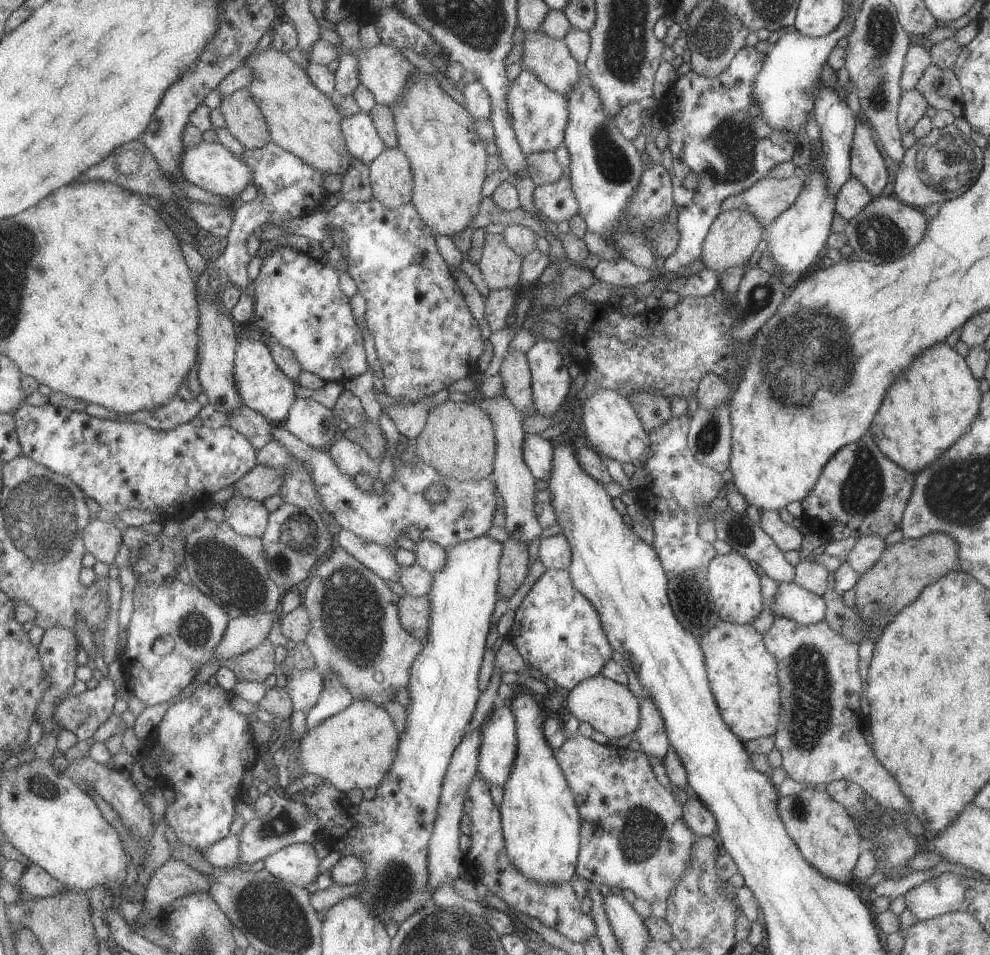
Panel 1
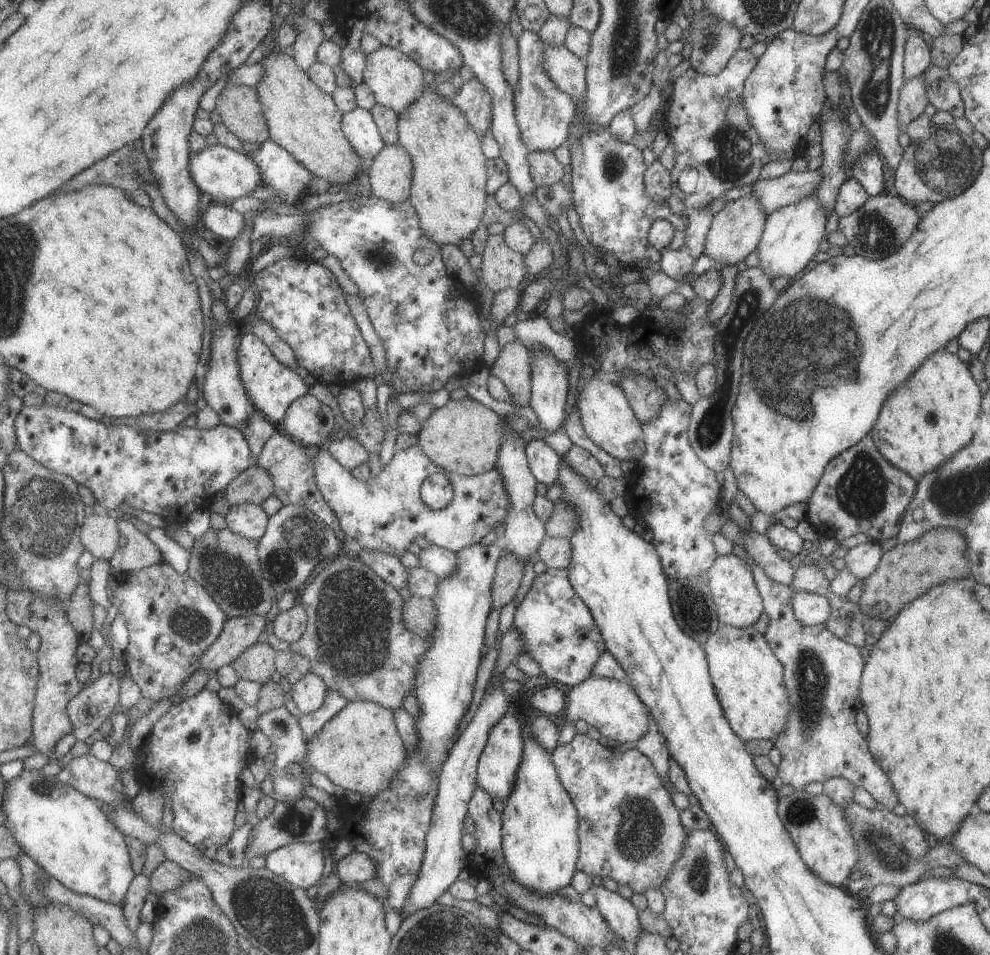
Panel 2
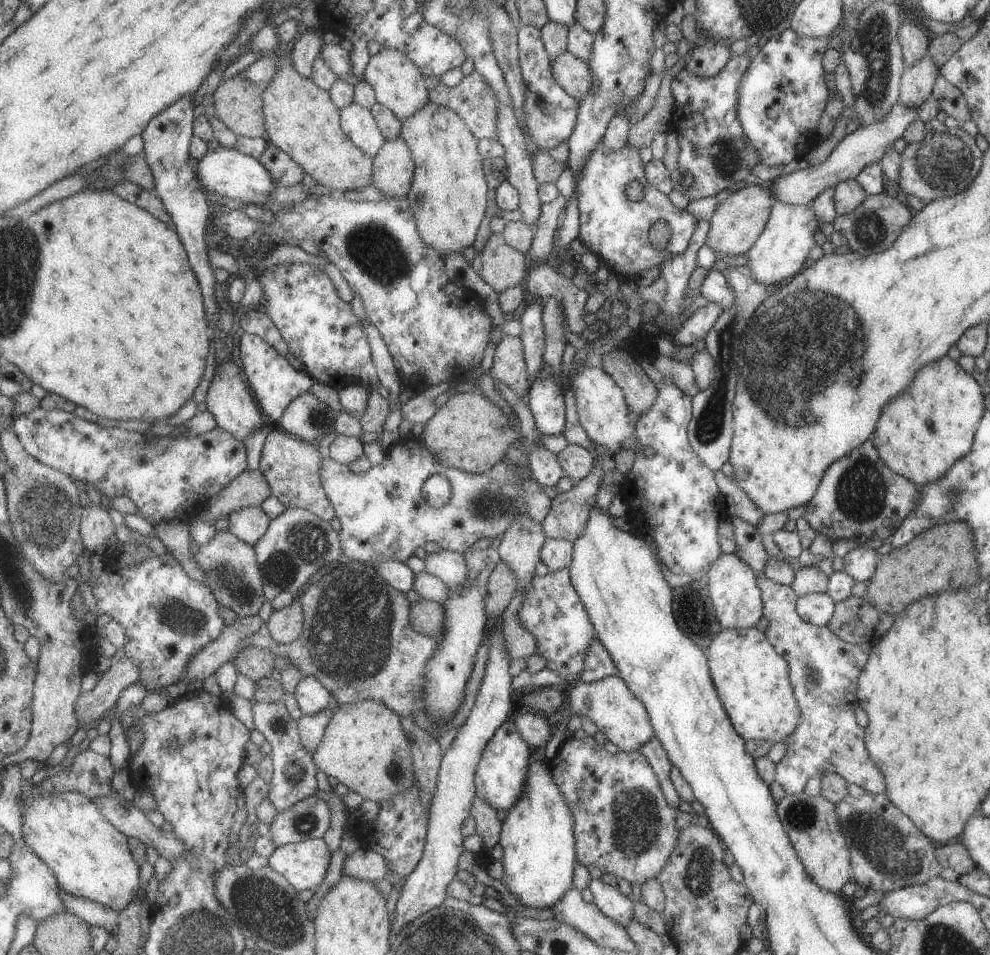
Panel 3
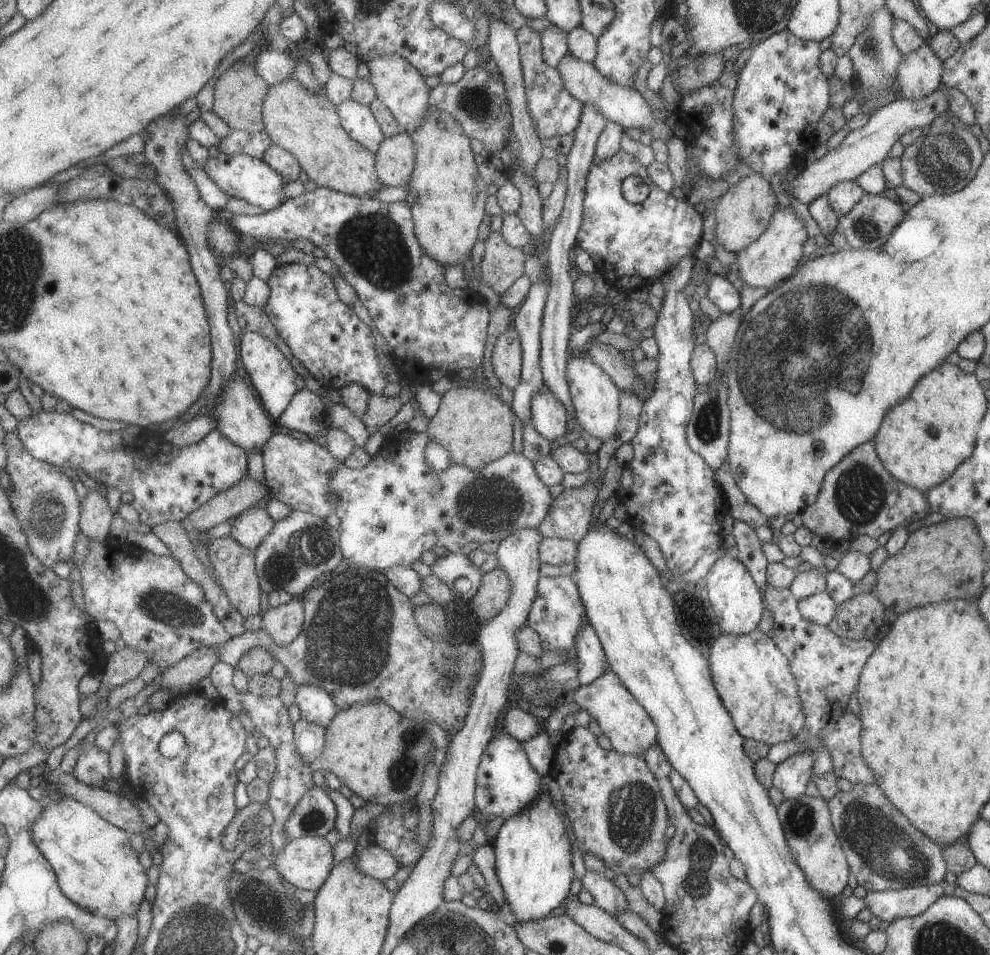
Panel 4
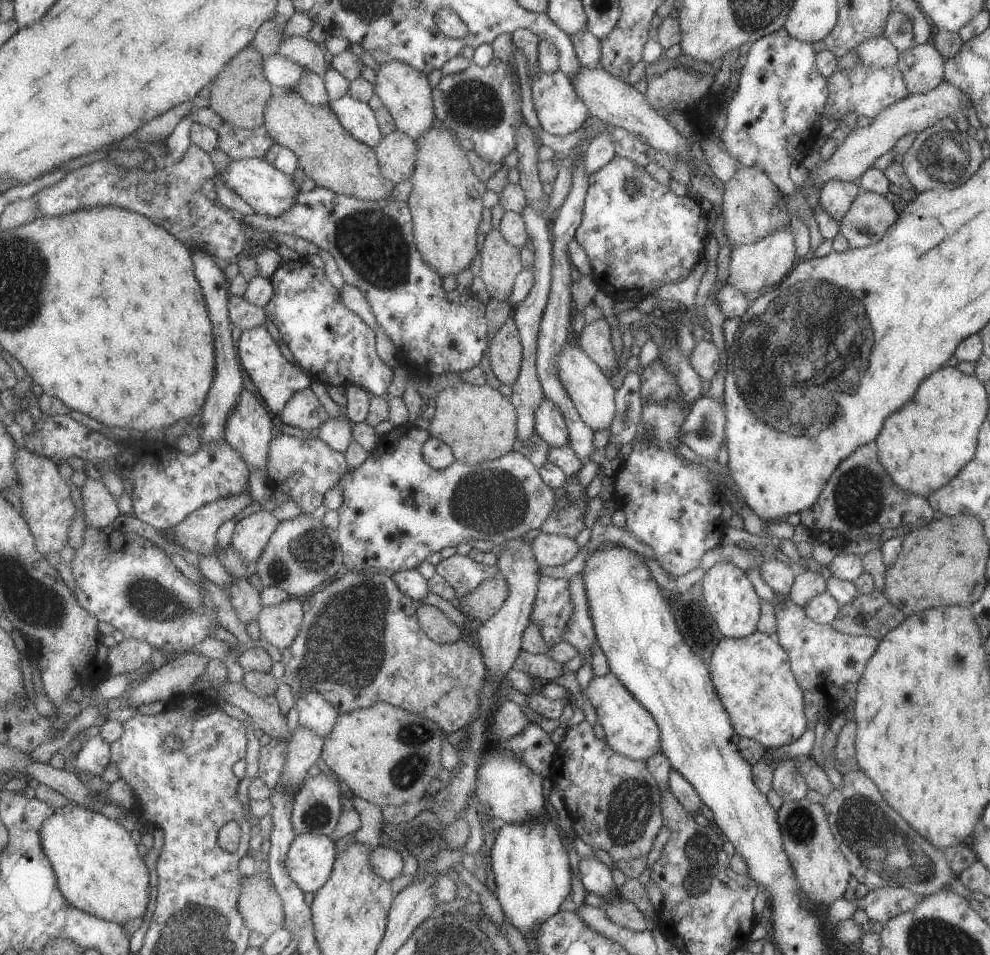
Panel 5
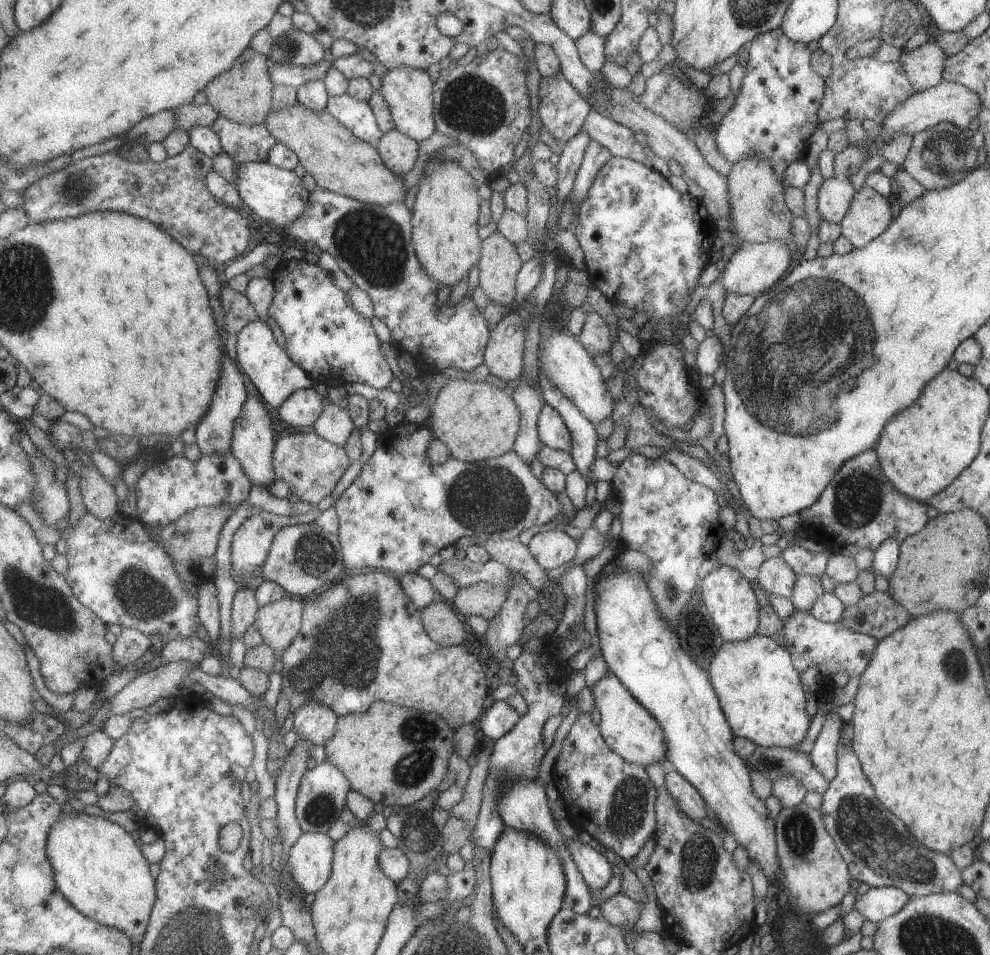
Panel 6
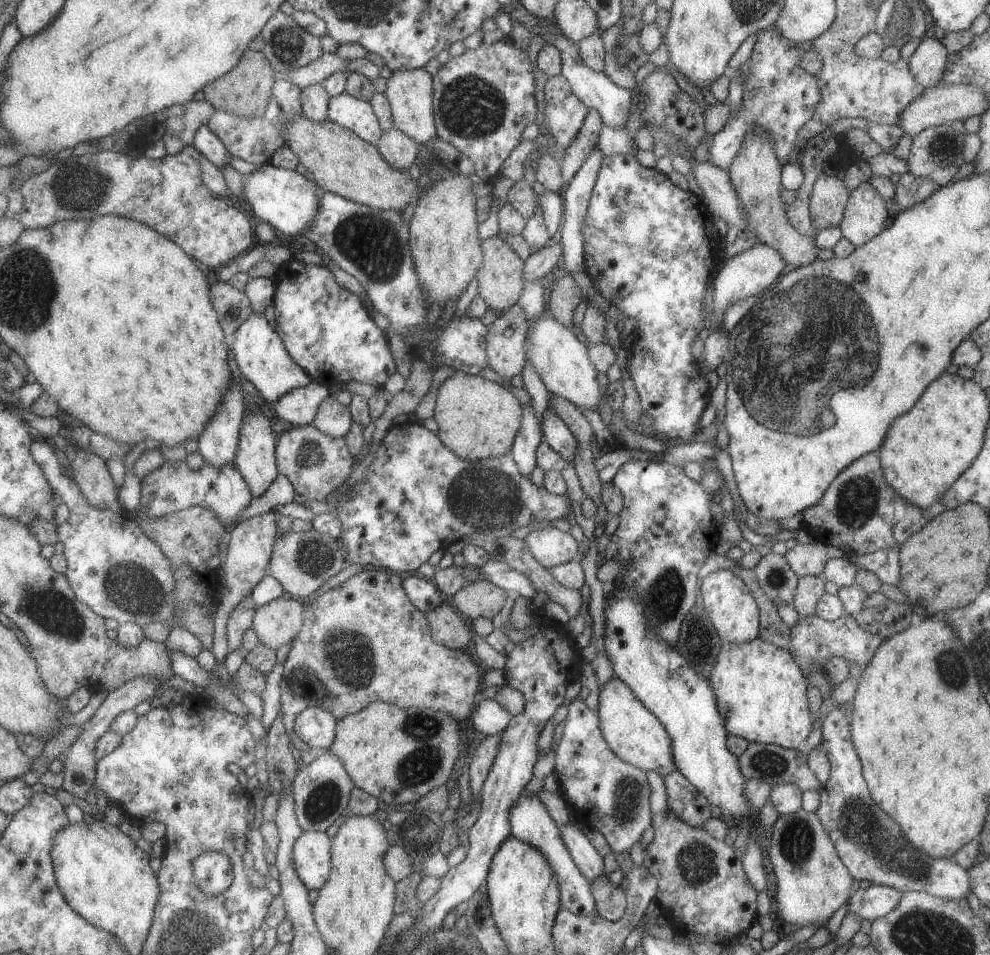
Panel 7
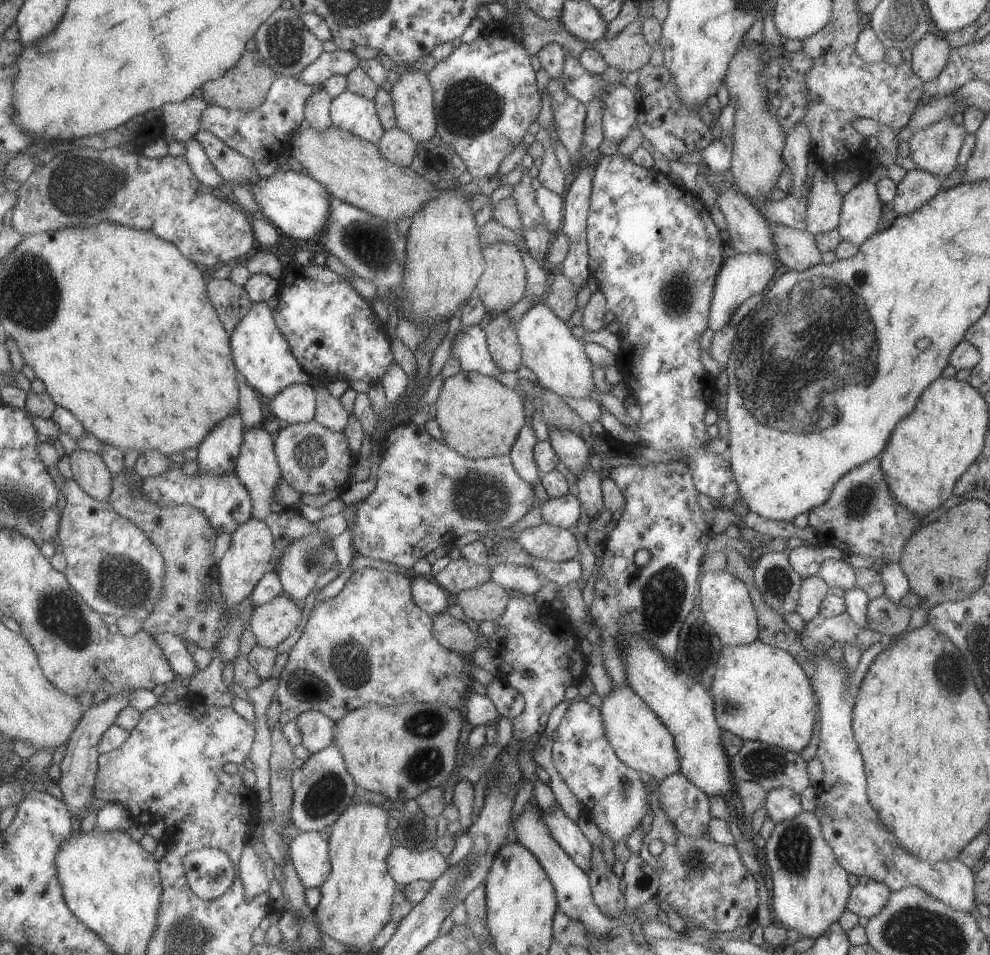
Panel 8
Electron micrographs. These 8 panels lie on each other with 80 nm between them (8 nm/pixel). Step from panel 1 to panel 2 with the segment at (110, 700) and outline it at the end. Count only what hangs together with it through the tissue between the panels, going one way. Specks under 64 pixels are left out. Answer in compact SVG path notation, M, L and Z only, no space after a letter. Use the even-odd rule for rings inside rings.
M128 672L120 677L106 673L96 675L92 685L85 686L83 690L70 700L66 706L66 713L74 724L74 735L78 740L89 741L92 734L98 731L109 716L121 706L121 681Z

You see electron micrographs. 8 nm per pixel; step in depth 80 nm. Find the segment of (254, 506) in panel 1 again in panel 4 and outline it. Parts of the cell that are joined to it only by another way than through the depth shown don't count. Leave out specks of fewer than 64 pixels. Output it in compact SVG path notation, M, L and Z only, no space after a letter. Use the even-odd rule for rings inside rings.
M249 507L233 517L229 535L238 545L253 551L273 523L264 508Z

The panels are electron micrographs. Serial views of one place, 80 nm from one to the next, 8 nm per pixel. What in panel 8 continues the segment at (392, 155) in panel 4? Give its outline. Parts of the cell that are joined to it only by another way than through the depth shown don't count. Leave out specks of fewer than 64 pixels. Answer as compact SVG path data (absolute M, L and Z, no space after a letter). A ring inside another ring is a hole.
M395 126L383 131L377 147L389 162L407 168L415 156L416 142Z

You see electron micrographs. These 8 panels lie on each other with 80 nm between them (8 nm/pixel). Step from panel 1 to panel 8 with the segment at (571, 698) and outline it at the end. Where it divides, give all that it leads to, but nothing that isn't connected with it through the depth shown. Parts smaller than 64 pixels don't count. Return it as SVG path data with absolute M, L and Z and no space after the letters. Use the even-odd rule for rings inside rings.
M628 684L614 686L607 696L602 698L598 709L605 738L625 766L640 772L642 776L652 776L658 782L679 770L679 761L671 733Z

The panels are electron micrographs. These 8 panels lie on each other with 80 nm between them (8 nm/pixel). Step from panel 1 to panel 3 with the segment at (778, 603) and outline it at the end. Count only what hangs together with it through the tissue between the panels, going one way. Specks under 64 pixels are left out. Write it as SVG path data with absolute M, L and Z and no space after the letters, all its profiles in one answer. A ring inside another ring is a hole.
M826 592L796 597L795 610L806 623L823 626L834 611L834 602Z

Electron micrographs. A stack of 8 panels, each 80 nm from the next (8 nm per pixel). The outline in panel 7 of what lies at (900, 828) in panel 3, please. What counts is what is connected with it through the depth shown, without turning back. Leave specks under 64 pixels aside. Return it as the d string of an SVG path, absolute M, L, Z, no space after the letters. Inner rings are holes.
M837 705L826 715L820 728L822 732L821 746L830 762L830 775L818 791L820 803L815 814L819 817L841 862L852 878L859 881L867 880L872 885L887 885L900 890L902 893L924 892L936 897L959 899L964 902L965 894L970 890L966 870L962 869L951 858L929 858L921 851L912 851L911 847L904 841L900 826L886 812L883 812L869 796L868 786L862 775L862 766L852 745L849 716L841 709L841 705Z

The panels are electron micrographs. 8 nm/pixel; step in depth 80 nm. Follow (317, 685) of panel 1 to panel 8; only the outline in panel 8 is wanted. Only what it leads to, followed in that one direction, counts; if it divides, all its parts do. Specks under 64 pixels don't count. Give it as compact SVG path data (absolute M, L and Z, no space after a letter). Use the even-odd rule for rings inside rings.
M305 711L296 718L296 730L301 736L301 745L310 753L316 753L332 744L334 721L319 711Z

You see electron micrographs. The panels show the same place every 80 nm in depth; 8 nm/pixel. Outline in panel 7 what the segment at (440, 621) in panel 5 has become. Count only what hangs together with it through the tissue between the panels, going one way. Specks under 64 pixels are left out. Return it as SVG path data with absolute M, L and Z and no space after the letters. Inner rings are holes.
M448 600L424 613L433 642L450 649L465 649L469 640L466 622Z

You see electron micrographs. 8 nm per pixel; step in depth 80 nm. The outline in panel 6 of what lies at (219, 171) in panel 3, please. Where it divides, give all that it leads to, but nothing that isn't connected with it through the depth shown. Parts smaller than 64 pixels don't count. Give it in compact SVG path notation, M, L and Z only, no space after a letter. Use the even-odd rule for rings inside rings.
M247 162L234 168L235 184L245 211L251 217L258 217L265 228L280 231L291 226L297 216L303 216L309 192L303 188L301 178L291 170L281 169L265 162Z

